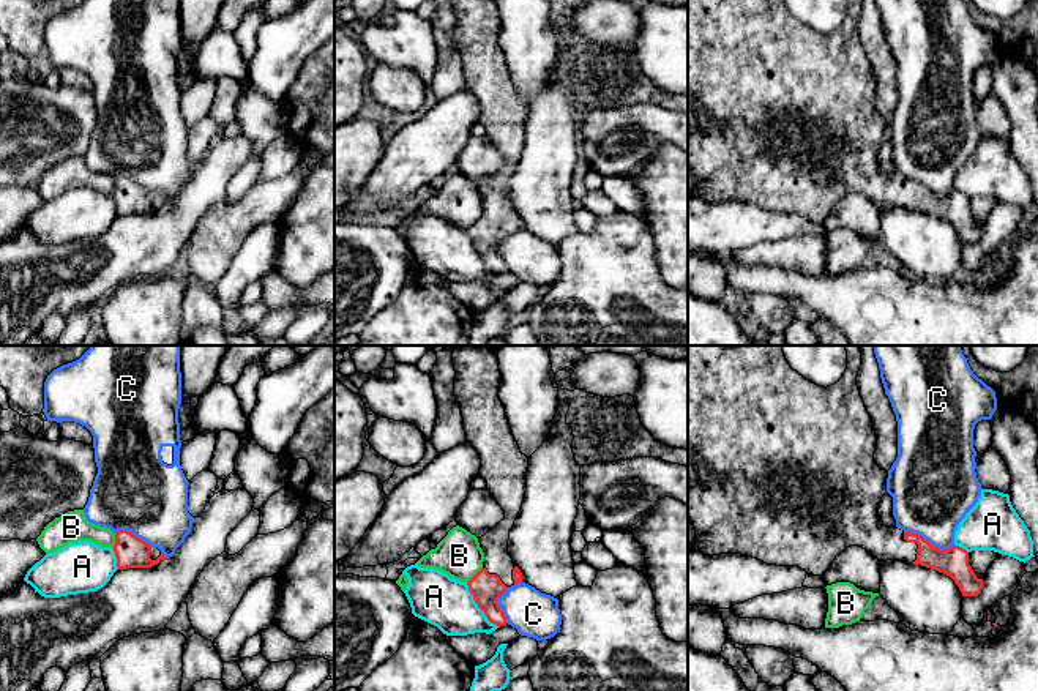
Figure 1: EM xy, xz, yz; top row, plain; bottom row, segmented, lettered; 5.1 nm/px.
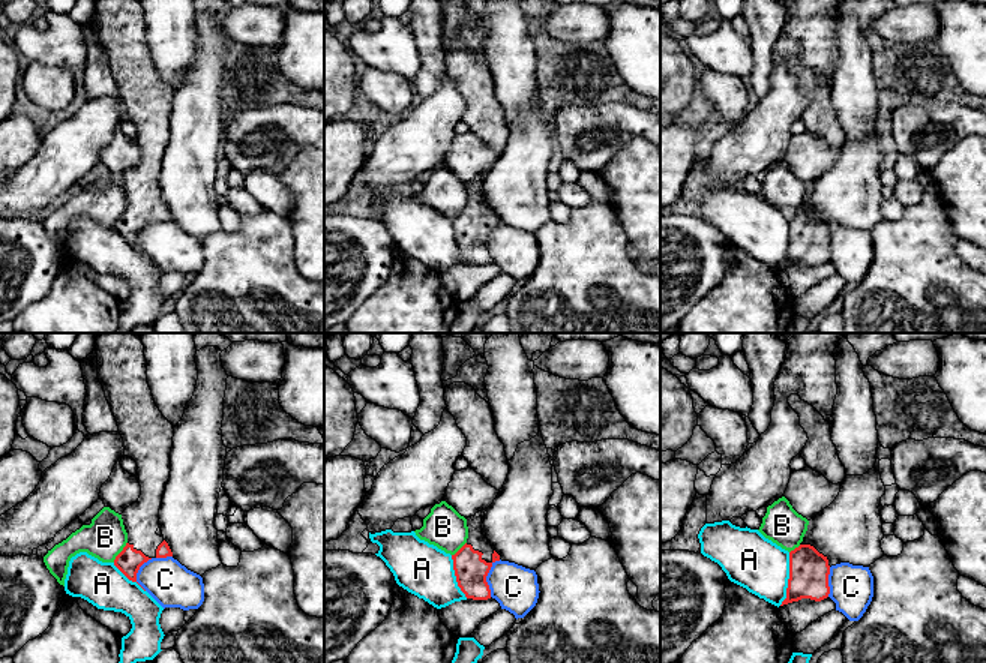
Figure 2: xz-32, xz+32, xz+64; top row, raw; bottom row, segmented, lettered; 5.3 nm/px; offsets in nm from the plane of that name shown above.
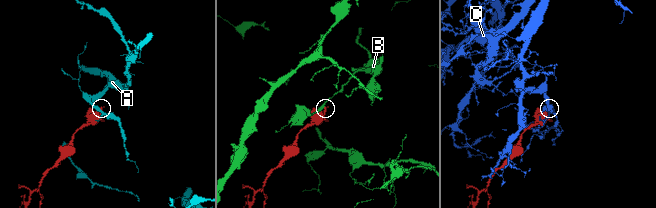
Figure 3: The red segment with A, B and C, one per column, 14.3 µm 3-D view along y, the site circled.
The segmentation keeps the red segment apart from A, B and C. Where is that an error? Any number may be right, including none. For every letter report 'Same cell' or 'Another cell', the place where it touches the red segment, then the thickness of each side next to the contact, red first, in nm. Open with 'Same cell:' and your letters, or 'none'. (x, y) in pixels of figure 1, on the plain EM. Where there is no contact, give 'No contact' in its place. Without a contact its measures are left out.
Same cell: none
A: Another cell. Touches red at xz (478, 253). Thickness 160 nm (red) against 260 nm
B: Another cell. Touches red at xy (115, 188). Thickness 160 nm (red) against 160 nm
C: Another cell. Touches red at yz (928, 188). Thickness 150 nm (red) against 400 nm

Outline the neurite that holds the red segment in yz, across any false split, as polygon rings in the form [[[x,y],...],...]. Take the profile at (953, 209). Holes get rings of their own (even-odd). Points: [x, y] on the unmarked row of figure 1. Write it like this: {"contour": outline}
{"contour": [[[688,0],[688,162],[696,175],[696,197],[704,202],[741,200],[767,211],[798,213],[812,222],[825,222],[835,205],[849,192],[860,192],[882,208],[899,207],[921,211],[950,222],[962,243],[978,243],[983,226],[978,226],[969,211],[969,199],[959,192],[940,197],[917,180],[887,174],[877,153],[887,139],[888,118],[874,107],[877,82],[872,66],[857,33],[861,0],[847,0],[847,16],[831,33],[819,33],[790,14],[784,0]]]}

